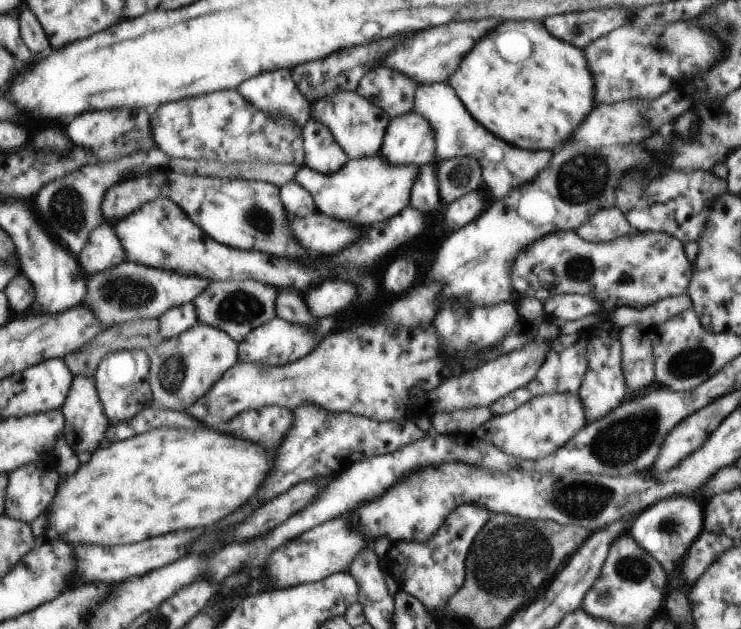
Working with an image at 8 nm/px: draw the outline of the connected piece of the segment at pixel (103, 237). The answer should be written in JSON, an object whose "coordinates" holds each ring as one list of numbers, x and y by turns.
{"coordinates":[[105,222,96,232,92,232,92,240,78,257,86,272,94,274,102,270,107,271,129,259,122,238,118,238,118,232,114,230,116,228,113,225]]}

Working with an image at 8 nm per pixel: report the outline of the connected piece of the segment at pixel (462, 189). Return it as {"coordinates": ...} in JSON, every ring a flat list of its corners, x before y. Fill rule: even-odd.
{"coordinates":[[461,156,443,159,436,162,435,167,440,198,448,205,482,186,482,170,476,158]]}

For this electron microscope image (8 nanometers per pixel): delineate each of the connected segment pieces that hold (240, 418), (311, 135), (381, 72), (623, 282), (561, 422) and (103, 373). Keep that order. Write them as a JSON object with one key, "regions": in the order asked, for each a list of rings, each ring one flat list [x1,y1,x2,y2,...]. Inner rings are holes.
{"regions":[[[268,406,234,416,224,432,236,432,236,436,248,436,248,440,260,440,260,444,268,444,268,448,274,448,290,428,290,422,290,410]],[[314,118,304,124,302,138,306,156,304,166,320,174,334,174,350,159,332,136,331,130]],[[380,65,376,70,370,70,370,72,364,74,359,86,360,88,356,90,357,93,378,108,382,108,390,118,406,115,407,112,415,108,415,92,419,85,410,76,404,76,404,74,400,74,392,68]],[[576,231,551,232,550,235,530,244,524,252,520,252,520,256,516,258,516,264,512,266,512,286,517,294,534,297,543,302,556,295,581,294,602,302,602,312,599,313,600,322,594,324,593,328,608,330,616,338,620,338,622,328,610,320,609,314,612,311,622,306,642,310,668,296,686,294,688,287,691,286,691,280,692,266,684,253,683,242,670,234,654,231,636,232,632,236,621,236,610,242,601,243,584,240]],[[554,393,540,395,514,412,491,416,472,435,478,439,489,439,496,448,516,456,516,459,540,460,562,448,586,425,586,410,577,393]],[[126,349,112,352,100,365,96,374,97,386,113,426,134,421,140,412,156,405,151,385,151,355,152,353,146,349]]]}

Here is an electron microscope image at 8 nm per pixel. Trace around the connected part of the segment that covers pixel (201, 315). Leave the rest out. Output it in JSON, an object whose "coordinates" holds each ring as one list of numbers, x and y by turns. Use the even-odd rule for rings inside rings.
{"coordinates":[[257,280,236,282,211,282,203,294,193,300,198,320,202,324,209,324,223,329,235,341,242,342,255,328,270,322,276,316,276,288,262,284]]}

